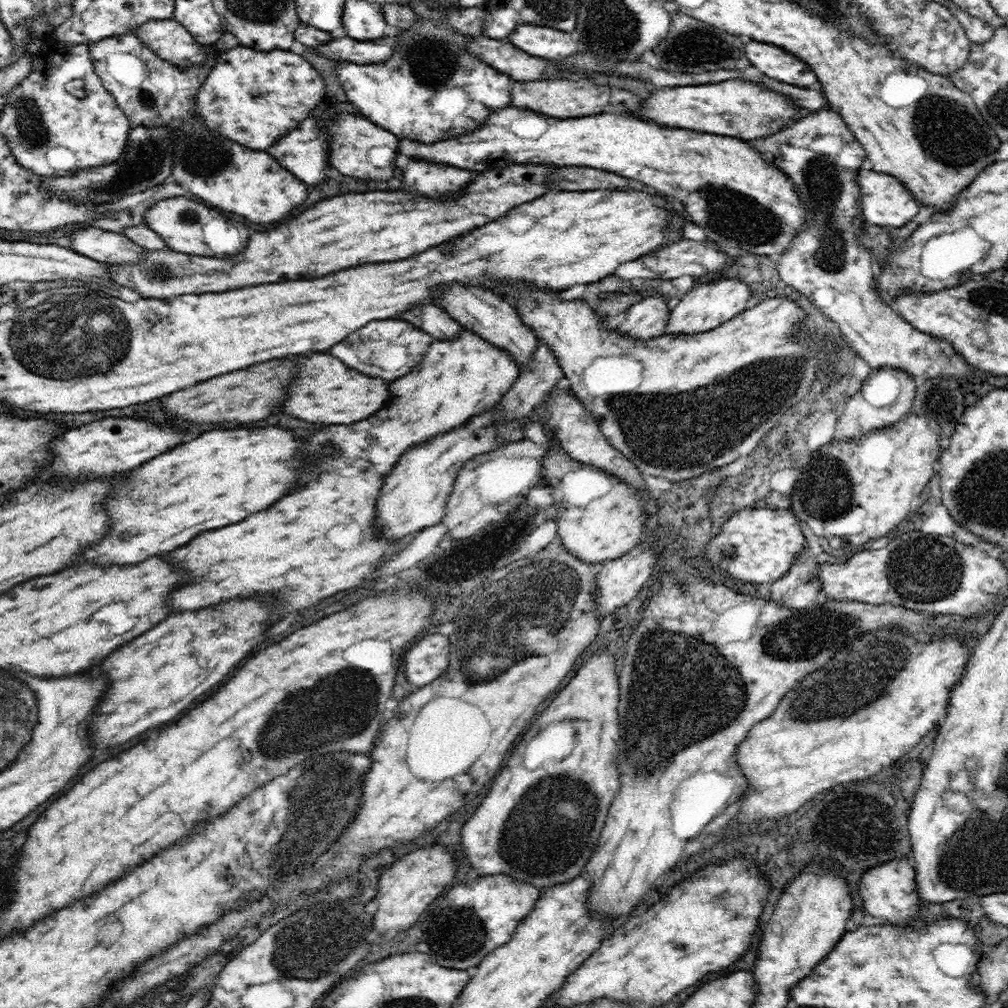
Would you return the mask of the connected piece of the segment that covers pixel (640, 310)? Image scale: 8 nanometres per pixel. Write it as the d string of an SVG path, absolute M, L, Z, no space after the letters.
M655 295L643 298L628 309L626 316L617 326L617 331L630 338L650 340L665 334L665 328L674 300Z

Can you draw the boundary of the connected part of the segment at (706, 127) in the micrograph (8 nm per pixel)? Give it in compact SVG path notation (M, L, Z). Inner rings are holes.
M724 80L718 84L702 86L678 86L668 90L654 92L642 106L648 120L654 120L664 126L700 130L710 134L722 134L732 138L752 140L770 136L770 130L778 130L790 124L790 118L800 110L794 102L784 98L778 92L770 92L758 84L744 80ZM742 116L742 118L740 118ZM776 124L778 128L770 128Z

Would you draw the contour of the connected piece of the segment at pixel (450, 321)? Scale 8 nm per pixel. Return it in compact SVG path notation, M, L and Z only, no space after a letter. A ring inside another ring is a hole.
M428 304L428 306L416 306L404 314L400 314L400 318L412 322L414 326L422 328L424 332L428 332L434 340L448 340L454 338L462 332L463 326L458 324L446 310Z

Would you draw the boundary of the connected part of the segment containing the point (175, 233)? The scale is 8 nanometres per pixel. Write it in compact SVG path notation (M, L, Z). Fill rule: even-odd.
M184 196L170 198L170 200L162 200L156 206L152 206L146 212L146 222L150 229L158 232L166 244L176 250L176 252L184 252L184 254L198 254L198 256L218 256L218 258L226 258L226 240L240 240L238 246L242 252L248 244L248 228L242 222L234 222L230 220L230 232L232 232L232 224L234 224L234 232L230 236L226 236L224 228L226 228L226 216L220 214L216 210L210 210L194 200L188 200ZM212 240L212 244L210 244Z

